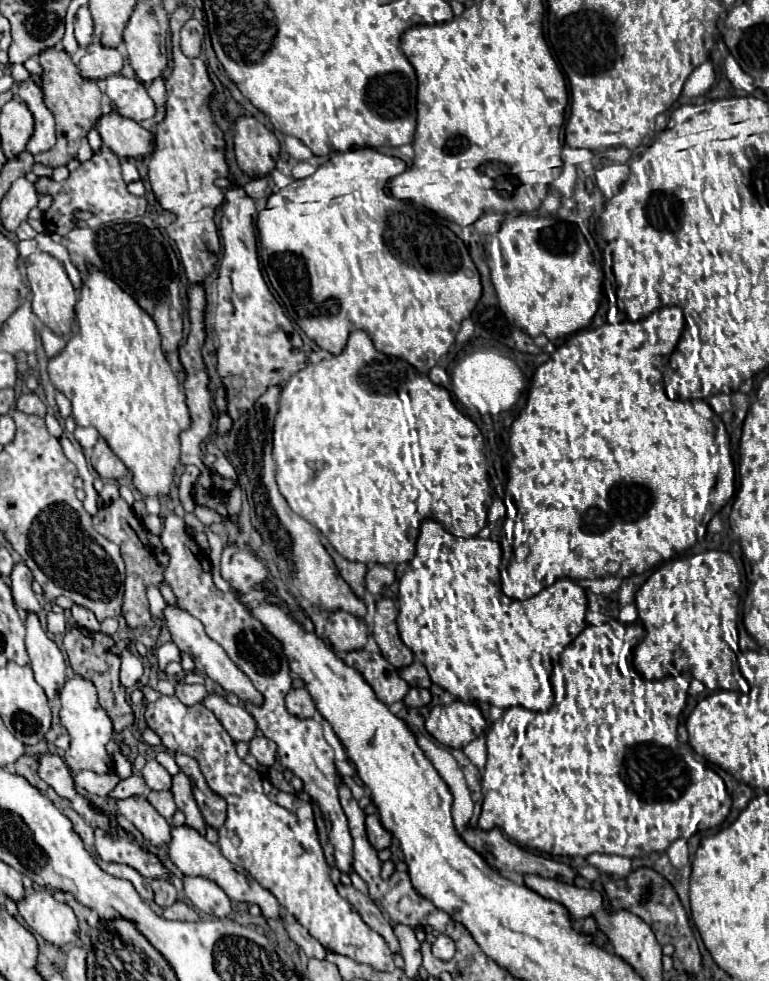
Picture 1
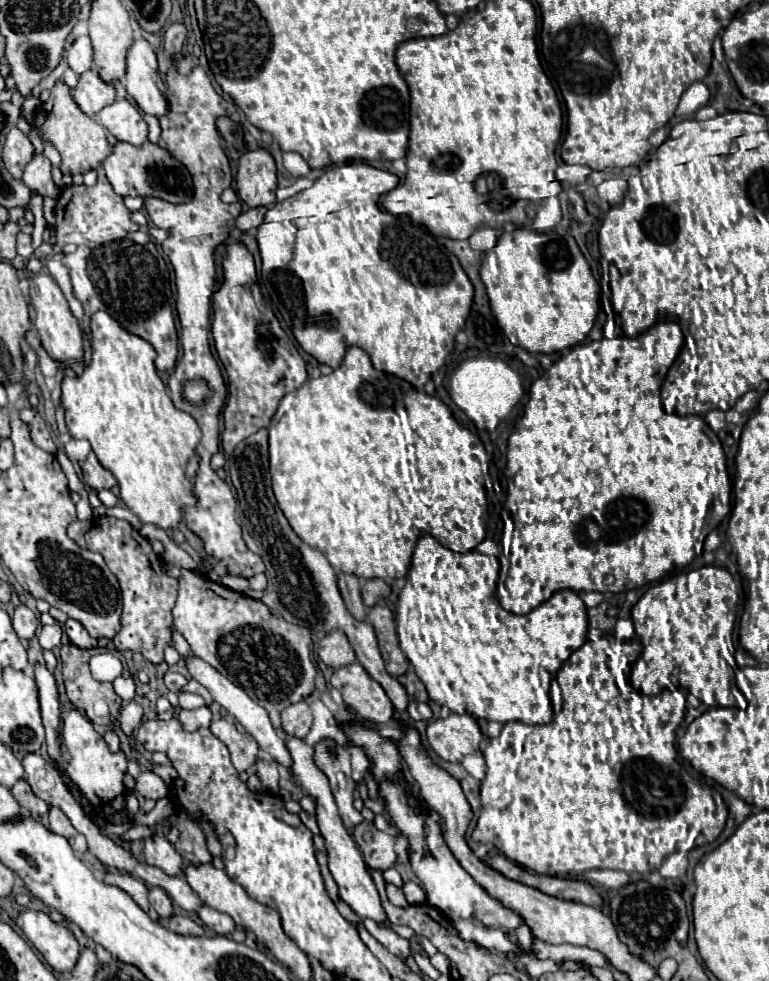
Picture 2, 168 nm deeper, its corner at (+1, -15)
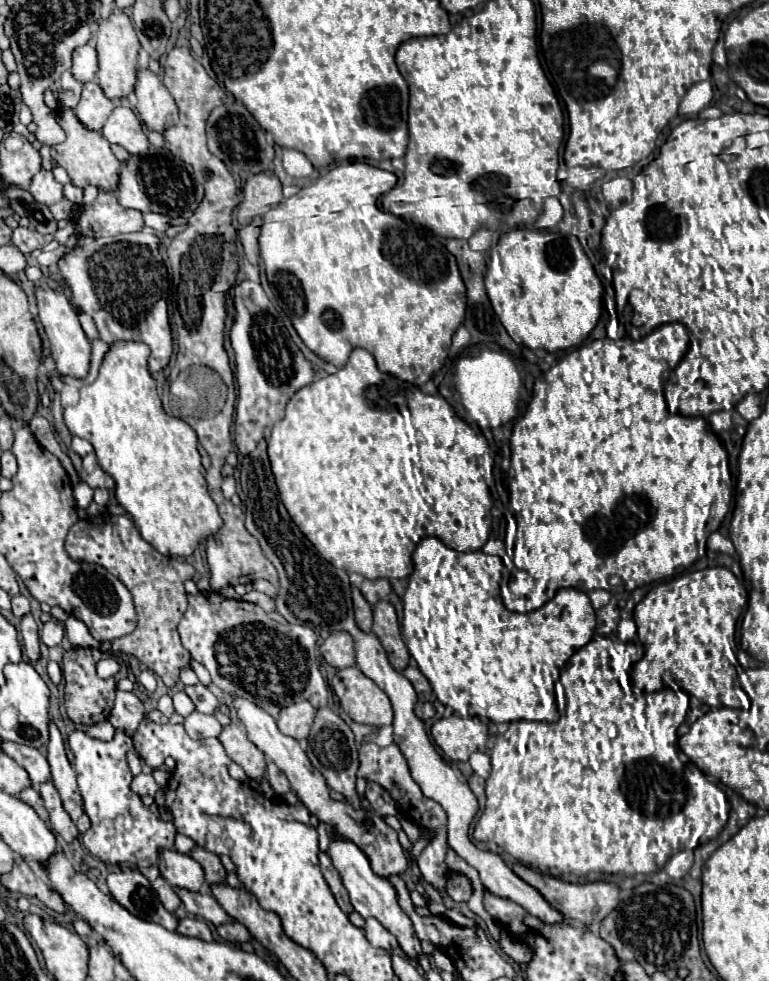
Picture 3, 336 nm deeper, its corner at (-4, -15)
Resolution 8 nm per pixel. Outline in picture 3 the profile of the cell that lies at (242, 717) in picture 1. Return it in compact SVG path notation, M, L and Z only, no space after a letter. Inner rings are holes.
M230 723L228 727L224 727L218 739L224 745L228 757L234 763L238 763L250 779L264 777L266 771L264 753L248 739L246 729L240 723Z

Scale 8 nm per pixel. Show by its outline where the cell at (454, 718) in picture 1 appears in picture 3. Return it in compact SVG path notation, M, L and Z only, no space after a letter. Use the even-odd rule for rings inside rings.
M442 717L432 725L432 739L452 761L468 761L474 751L484 751L488 727L480 717Z

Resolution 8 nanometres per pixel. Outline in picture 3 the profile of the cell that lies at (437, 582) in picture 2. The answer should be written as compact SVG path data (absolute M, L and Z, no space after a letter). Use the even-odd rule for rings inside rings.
M424 537L412 553L412 561L414 573L402 597L402 638L418 669L430 681L438 701L452 707L460 717L486 717L494 723L520 719L558 721L554 684L568 657L584 647L596 629L596 615L588 595L580 589L560 589L554 599L530 611L530 615L512 613L500 599L499 584L504 569L500 557L486 555L484 551L458 553L436 537Z

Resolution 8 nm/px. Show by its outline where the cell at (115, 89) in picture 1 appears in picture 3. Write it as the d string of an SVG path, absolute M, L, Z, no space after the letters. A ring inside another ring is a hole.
M122 105L110 113L102 135L108 139L108 143L124 147L130 155L144 155L144 151L148 151L150 147L140 119L134 115L132 109Z

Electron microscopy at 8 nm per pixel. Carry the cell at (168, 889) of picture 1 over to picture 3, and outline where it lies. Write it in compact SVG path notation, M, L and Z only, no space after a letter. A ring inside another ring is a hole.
M158 877L152 885L154 885L154 889L156 889L156 893L158 893L160 901L162 901L162 905L164 905L170 913L174 913L174 909L182 903L182 901L180 901L180 897L176 895L174 887L172 887L172 885L168 885L162 877Z

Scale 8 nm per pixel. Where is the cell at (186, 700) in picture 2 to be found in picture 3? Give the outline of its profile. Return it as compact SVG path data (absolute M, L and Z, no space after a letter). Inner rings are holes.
M184 691L174 693L174 695L172 695L172 699L174 699L174 709L176 709L176 713L178 713L178 715L188 717L188 715L194 711L194 703L190 701L190 697L188 697Z

